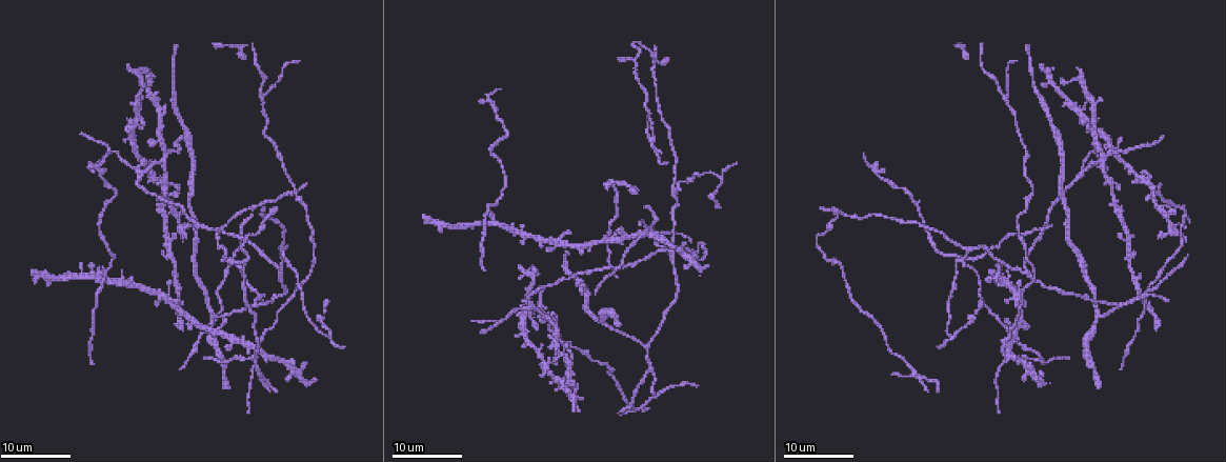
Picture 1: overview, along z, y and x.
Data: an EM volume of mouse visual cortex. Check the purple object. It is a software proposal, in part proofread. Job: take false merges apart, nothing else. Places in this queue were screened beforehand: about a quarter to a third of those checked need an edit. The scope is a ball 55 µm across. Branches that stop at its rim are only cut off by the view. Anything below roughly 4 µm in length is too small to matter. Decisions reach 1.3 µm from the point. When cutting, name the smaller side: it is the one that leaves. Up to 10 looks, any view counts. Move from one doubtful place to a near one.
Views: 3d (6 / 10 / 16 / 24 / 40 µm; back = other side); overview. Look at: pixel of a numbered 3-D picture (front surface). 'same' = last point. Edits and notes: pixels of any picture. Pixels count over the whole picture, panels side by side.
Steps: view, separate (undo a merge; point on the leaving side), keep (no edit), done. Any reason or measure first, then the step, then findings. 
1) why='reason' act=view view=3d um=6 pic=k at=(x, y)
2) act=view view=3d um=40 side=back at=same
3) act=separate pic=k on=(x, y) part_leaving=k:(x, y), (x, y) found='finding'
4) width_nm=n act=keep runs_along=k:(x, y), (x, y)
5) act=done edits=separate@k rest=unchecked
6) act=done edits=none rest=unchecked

why='branch point' act=view view=3d um=24 pic=1 at=(968, 252)

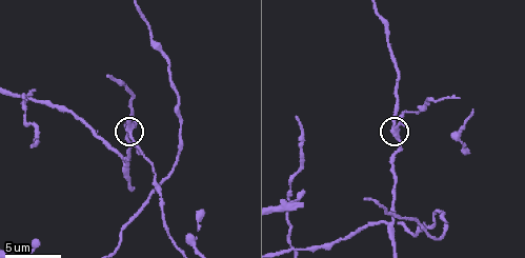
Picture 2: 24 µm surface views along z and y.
why='closer look' act=view view=3d um=10 pic=2 at=(128, 132)

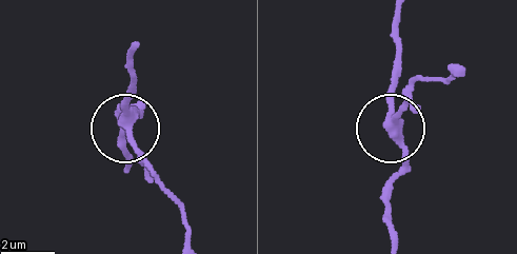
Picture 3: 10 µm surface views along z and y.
width_nm=310 act=keep found='one cell here'

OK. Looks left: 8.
why='branch point' act=view view=3d um=24 pic=1 at=(1006, 97)

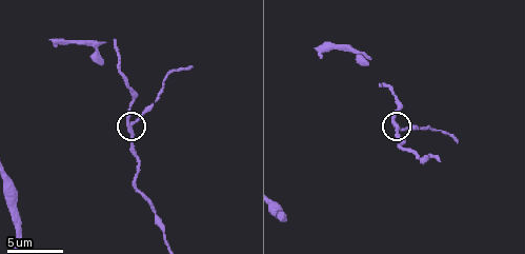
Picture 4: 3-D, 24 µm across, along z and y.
act=view view=3d um=6 at=same

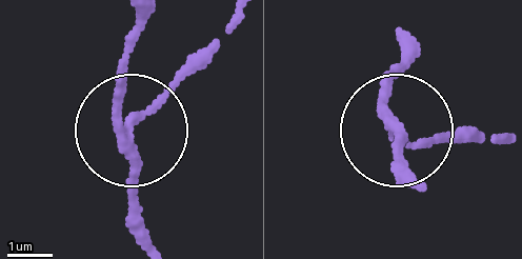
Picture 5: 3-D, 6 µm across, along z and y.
arms=3 act=keep found='all the same cell'

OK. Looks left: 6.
act=view view=3d um=16 pic=2 at=(292, 250)

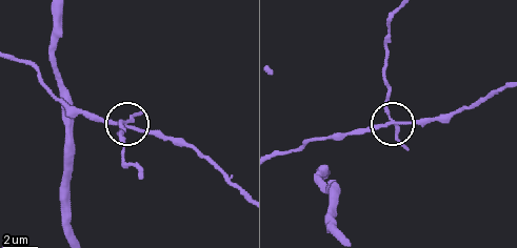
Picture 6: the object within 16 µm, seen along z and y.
act=view view=3d um=6 pic=6 at=(391, 122)

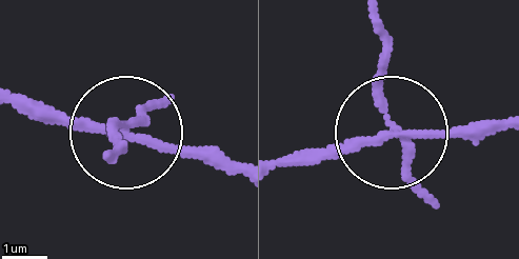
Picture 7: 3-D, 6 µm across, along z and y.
act=separate pic=7 on=(155, 106) part_leaving=7:(391, 121), (375, 23) found='two cells meet here'

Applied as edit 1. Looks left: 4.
act=view view=overview

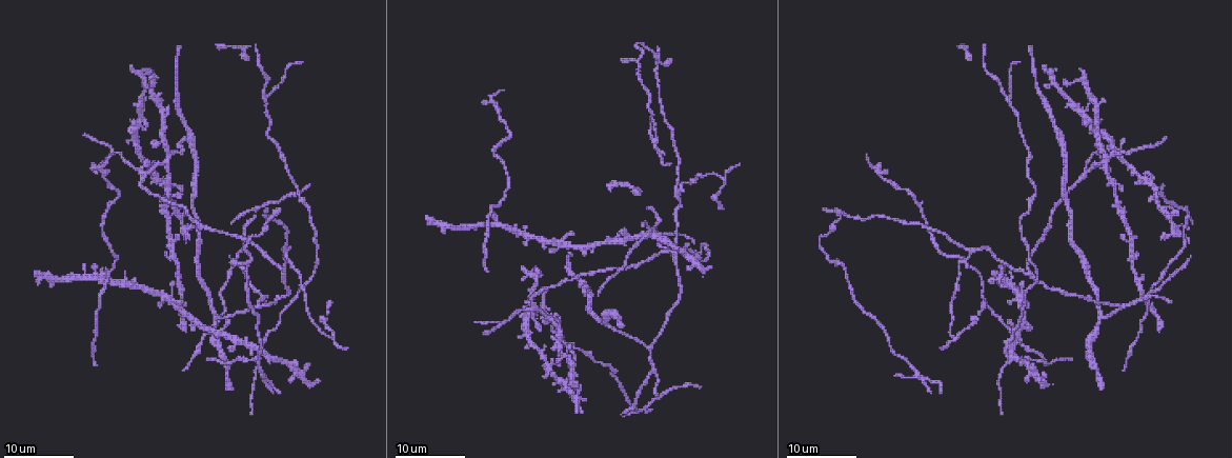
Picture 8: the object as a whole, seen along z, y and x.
act=view view=3d um=16 pic=8 at=(533, 308)

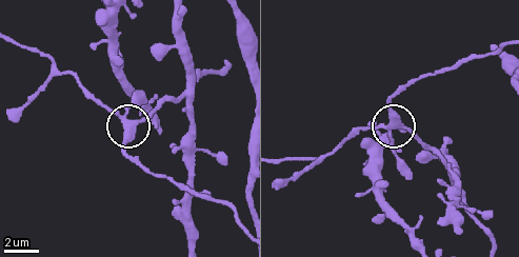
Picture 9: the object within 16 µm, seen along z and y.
act=view view=3d um=6 pic=9 at=(396, 126)

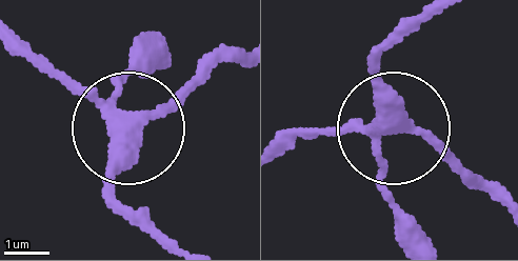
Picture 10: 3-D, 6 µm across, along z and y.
why='from behind' act=view view=3d um=6 side=back pic=10 at=(132, 116)

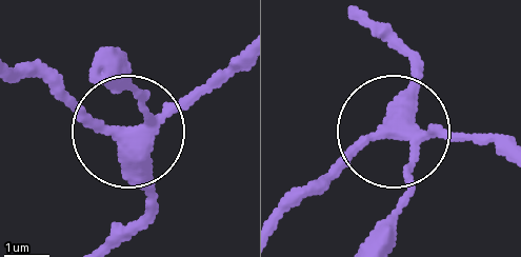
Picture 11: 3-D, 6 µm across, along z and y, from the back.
side_arm_um=11 arms=4 act=keep found='one cell here'

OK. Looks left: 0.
act=done edits=separate@7 rest=unchecked

